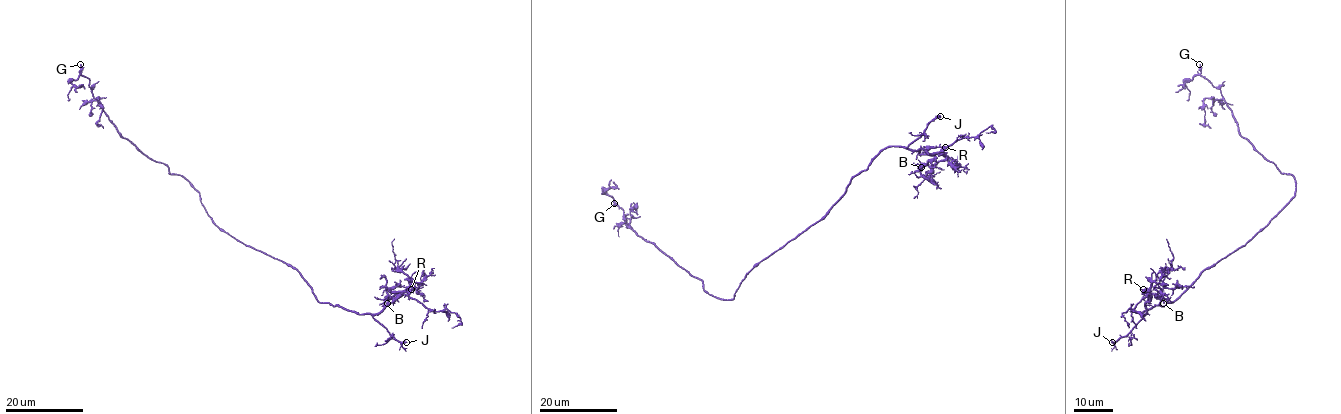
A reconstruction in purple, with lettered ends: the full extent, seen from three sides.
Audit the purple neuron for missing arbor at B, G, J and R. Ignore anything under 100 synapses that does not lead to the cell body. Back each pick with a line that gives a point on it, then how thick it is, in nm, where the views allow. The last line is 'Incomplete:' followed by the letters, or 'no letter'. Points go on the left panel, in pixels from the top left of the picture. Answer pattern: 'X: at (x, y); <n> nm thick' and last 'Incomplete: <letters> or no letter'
J: at (406, 342); 300 nm thick
Incomplete: J

